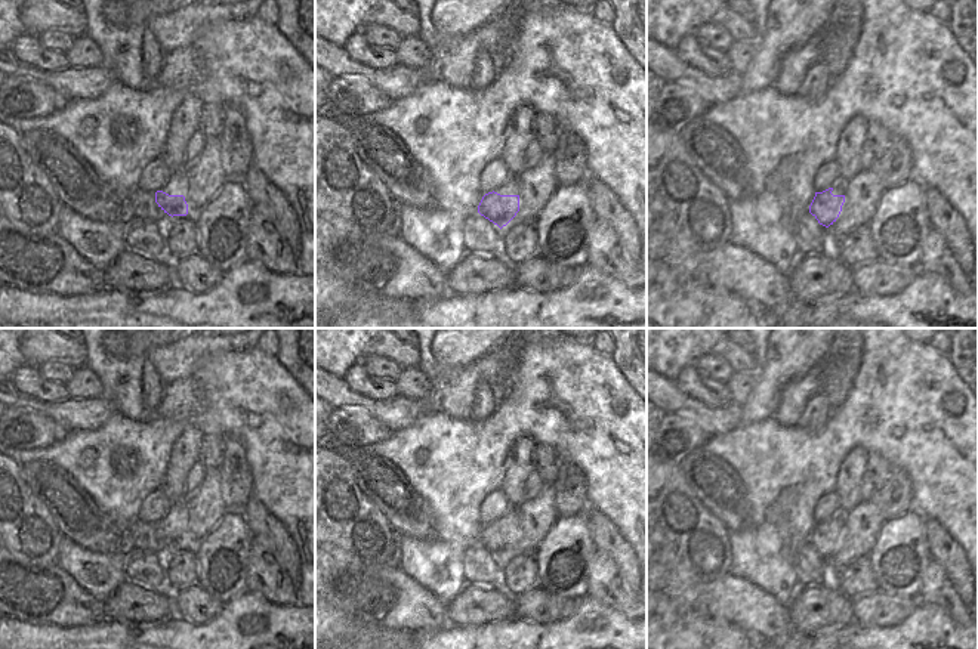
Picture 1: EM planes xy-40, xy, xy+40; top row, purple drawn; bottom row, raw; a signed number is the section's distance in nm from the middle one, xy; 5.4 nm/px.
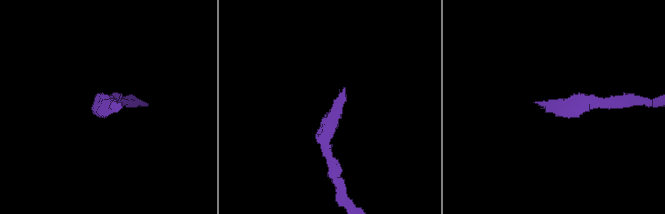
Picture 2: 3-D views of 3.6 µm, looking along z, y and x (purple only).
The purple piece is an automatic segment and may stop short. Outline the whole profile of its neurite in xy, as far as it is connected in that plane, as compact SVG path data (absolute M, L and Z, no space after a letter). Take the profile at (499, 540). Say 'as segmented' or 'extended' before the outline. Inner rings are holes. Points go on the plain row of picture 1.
extended; M510 509L496 522L482 528L478 544L497 556L506 557L519 543L519 516L516 509Z

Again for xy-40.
extended; M185 500L172 504L164 519L155 523L155 534L172 548L188 546L188 507Z

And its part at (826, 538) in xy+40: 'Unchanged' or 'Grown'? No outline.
Grown.

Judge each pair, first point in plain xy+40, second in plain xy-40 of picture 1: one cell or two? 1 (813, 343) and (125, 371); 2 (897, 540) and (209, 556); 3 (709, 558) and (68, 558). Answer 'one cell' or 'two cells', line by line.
1: two cells
2: one cell
3: two cells

